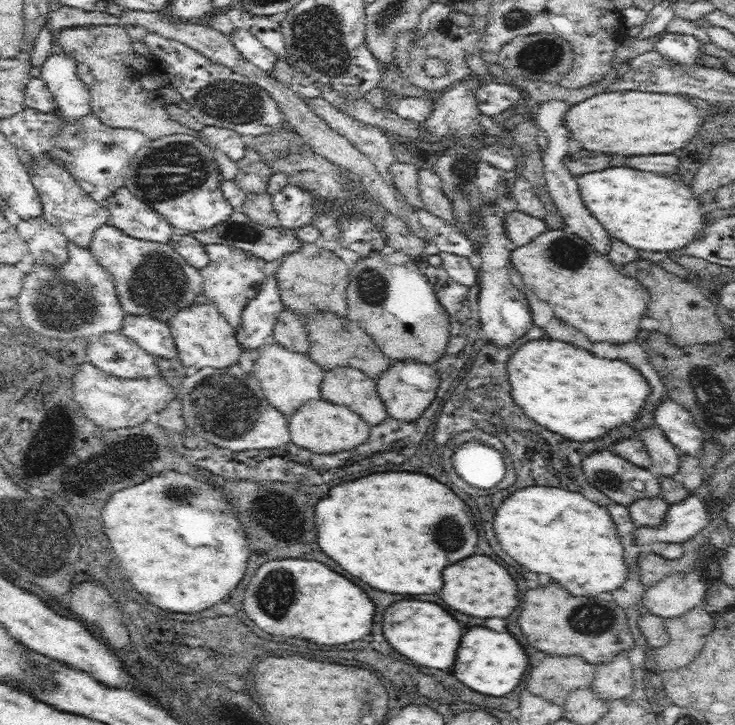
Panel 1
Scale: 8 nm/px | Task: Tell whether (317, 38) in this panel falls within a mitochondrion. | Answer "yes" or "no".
yes

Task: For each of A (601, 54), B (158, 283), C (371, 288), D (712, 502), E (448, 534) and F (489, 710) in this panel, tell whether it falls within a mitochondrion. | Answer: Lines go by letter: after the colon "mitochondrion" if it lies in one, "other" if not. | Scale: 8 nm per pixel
A: other
B: mitochondrion
C: mitochondrion
D: other
E: mitochondrion
F: other

